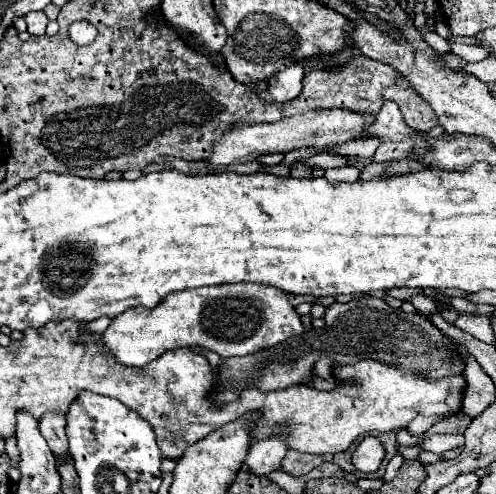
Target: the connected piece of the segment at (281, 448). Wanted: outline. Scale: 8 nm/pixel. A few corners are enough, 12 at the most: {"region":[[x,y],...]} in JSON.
{"region":[[278,435],[254,443],[244,465],[256,477],[282,467],[288,447]]}

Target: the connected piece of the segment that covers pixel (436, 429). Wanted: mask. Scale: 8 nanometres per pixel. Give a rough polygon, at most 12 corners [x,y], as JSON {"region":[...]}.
{"region":[[463,412],[444,418],[420,437],[463,434],[472,419]]}

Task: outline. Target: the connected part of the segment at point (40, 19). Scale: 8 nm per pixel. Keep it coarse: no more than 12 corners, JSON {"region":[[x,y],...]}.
{"region":[[44,11],[28,13],[30,35],[44,35],[48,17]]}

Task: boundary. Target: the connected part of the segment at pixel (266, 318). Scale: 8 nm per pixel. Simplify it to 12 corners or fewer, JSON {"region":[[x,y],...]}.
{"region":[[198,287],[124,311],[104,345],[144,367],[168,349],[222,359],[302,335],[288,293]]}

